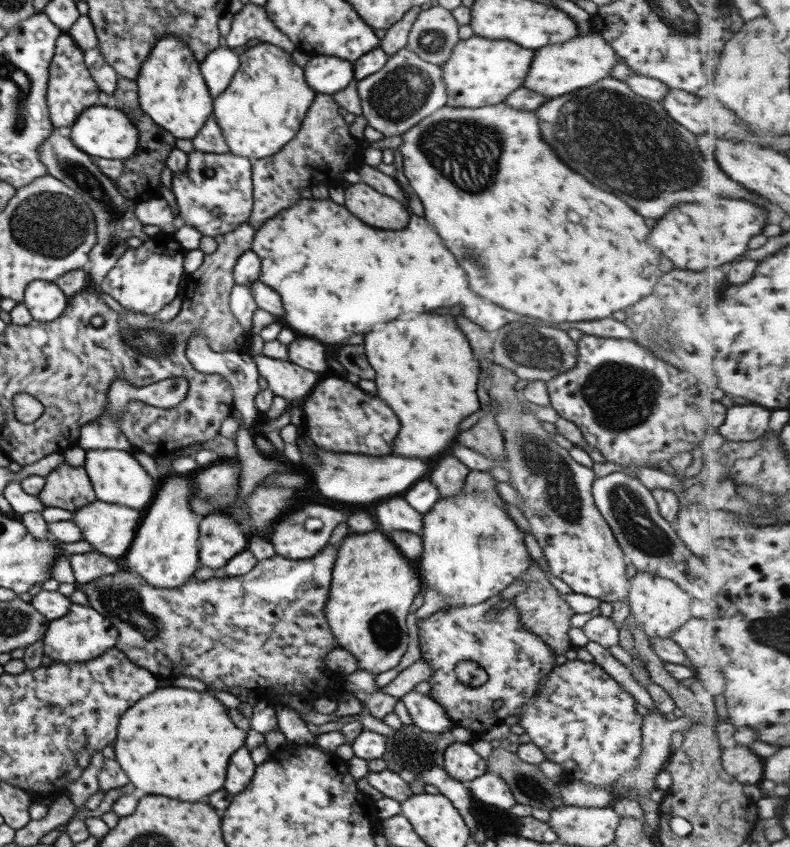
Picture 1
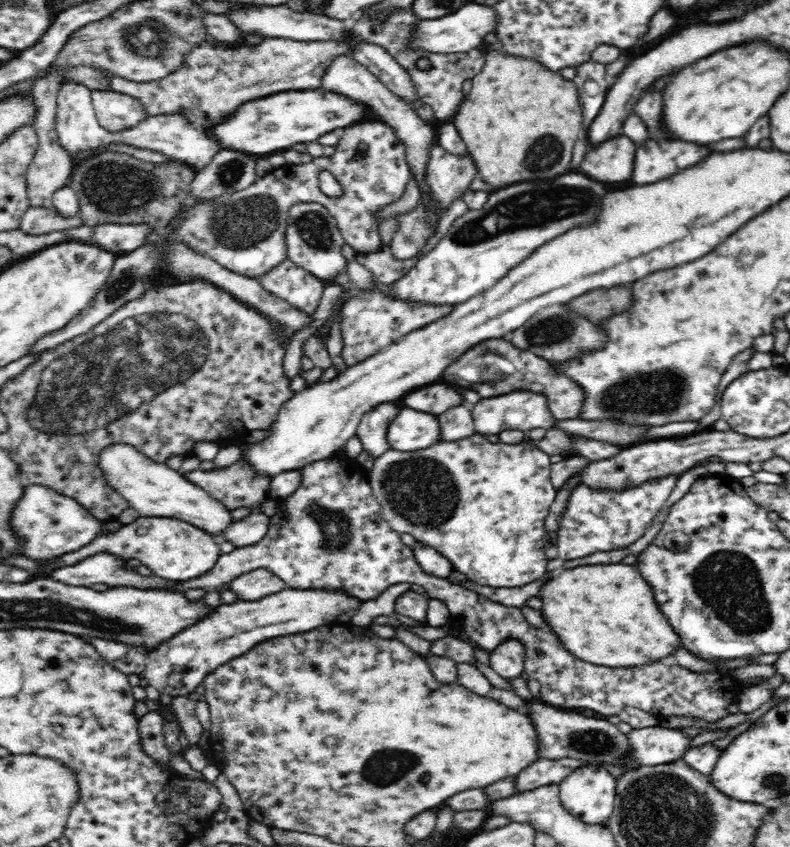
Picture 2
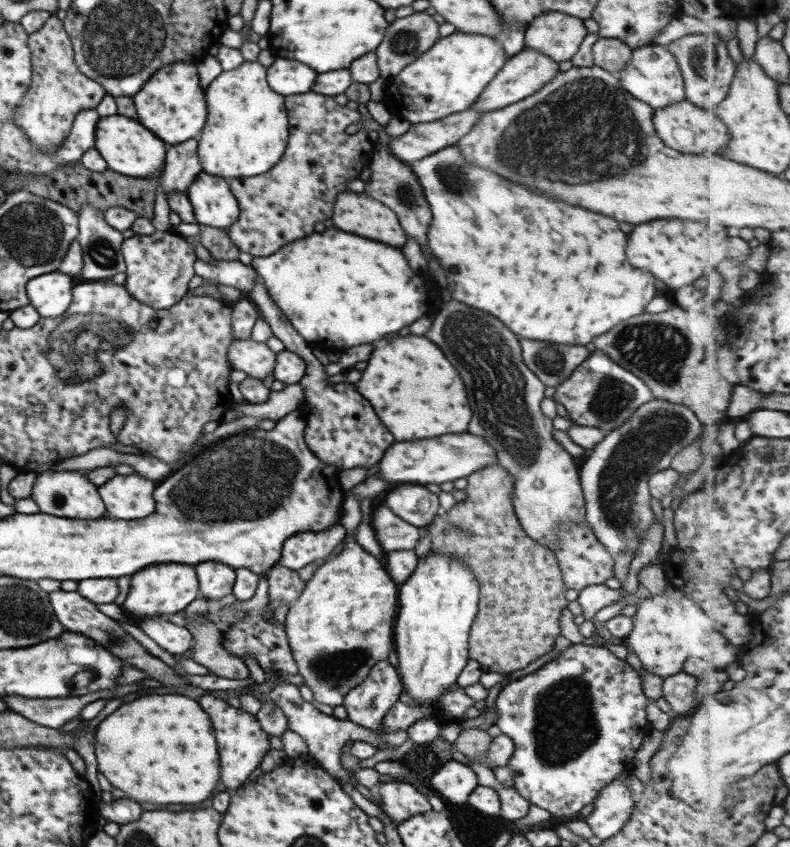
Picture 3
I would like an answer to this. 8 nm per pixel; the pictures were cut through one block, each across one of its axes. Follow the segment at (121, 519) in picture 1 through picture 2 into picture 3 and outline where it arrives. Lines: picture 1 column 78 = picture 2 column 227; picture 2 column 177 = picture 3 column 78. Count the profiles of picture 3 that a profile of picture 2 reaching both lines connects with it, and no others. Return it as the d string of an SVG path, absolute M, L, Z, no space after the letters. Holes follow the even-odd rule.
M44 470L37 475L32 485L32 500L44 514L68 519L99 519L107 509L98 492L98 487L90 483L84 471Z

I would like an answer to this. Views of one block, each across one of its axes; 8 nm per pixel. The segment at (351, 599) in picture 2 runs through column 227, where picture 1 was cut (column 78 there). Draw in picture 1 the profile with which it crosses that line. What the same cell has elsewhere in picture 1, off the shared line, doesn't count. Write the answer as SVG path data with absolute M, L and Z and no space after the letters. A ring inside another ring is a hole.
M72 604L66 616L49 623L43 636L43 655L50 663L78 663L96 659L116 647L118 636L118 629L100 612L90 606Z

